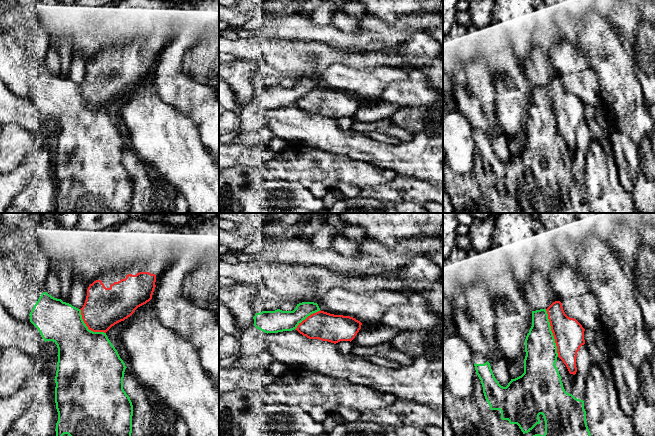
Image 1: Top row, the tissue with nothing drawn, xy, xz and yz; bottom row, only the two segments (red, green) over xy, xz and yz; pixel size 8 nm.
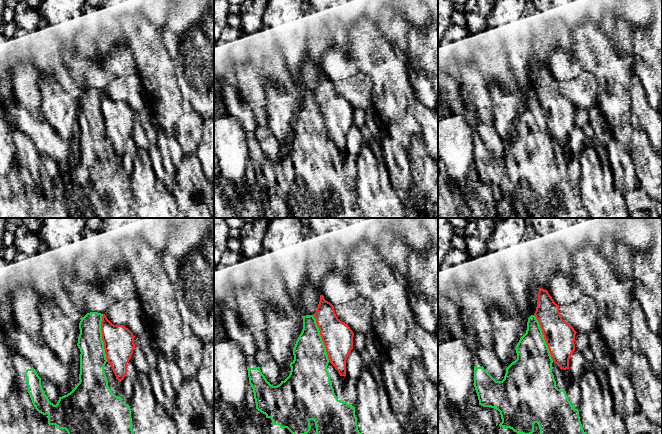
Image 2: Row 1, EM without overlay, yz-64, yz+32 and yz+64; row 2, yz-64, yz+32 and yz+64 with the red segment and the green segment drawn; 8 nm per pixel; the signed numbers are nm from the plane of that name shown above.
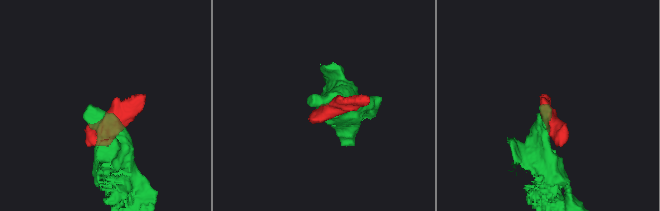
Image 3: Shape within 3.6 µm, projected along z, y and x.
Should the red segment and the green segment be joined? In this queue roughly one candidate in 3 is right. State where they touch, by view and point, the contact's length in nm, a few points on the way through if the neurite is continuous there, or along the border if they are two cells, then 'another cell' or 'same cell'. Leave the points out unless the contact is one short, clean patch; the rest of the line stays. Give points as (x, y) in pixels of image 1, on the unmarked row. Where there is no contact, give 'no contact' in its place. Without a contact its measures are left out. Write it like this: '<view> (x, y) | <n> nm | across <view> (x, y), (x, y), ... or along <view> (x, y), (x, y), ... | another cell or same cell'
yz (552, 108) | 400 nm | another cell

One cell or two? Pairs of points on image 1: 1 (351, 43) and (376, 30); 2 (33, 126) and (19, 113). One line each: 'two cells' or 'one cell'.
1: one cell
2: one cell

